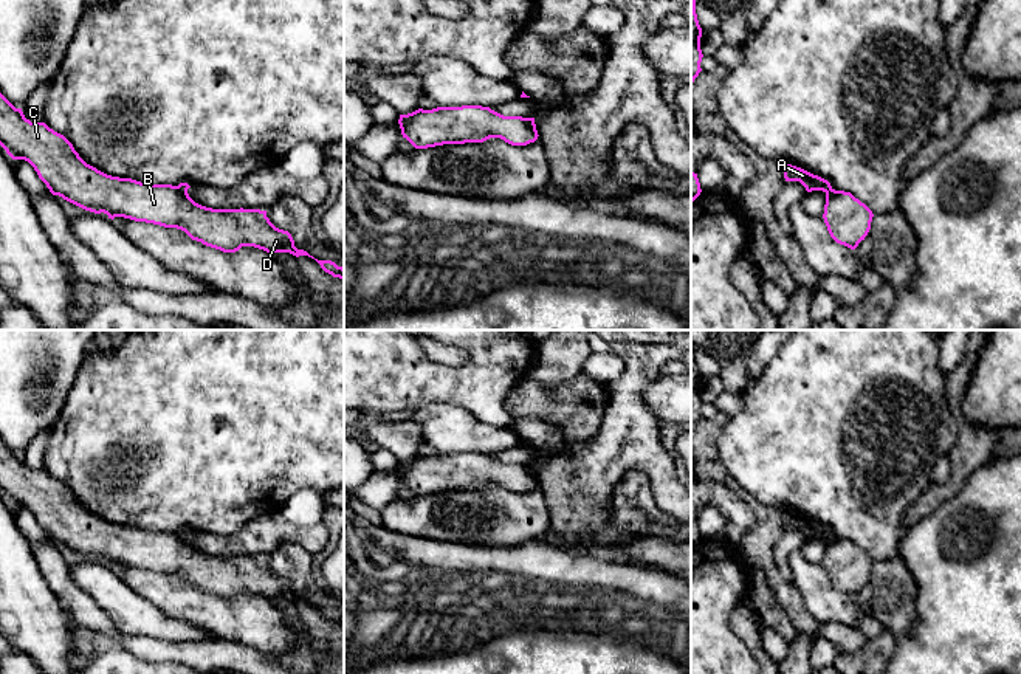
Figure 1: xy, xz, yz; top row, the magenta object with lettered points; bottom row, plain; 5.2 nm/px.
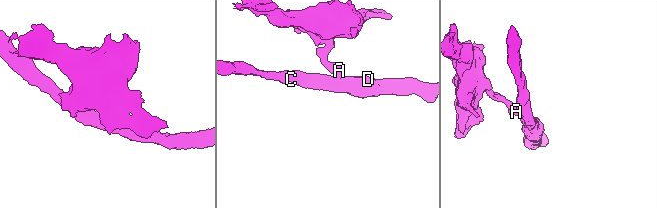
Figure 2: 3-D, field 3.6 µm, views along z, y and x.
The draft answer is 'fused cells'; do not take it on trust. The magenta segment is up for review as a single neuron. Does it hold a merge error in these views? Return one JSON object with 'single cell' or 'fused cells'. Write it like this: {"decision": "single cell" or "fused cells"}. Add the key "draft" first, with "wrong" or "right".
{"draft": "right", "decision": "fused cells"}

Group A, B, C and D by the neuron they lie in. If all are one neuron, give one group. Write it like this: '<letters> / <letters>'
A / B C D

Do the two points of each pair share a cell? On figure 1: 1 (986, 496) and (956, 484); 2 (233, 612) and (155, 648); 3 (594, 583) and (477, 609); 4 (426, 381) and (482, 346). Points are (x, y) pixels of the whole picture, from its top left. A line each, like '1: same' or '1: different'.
1: different
2: different
3: same
4: same

